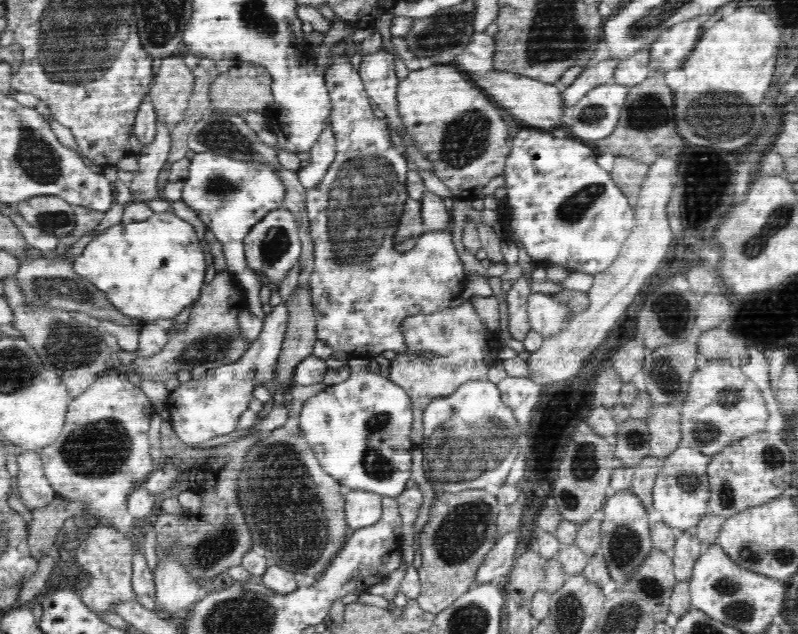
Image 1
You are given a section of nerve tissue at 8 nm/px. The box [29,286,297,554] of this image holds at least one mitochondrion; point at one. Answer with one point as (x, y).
(100, 448)

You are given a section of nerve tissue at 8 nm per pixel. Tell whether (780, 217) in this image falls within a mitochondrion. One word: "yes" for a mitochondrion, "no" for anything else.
yes

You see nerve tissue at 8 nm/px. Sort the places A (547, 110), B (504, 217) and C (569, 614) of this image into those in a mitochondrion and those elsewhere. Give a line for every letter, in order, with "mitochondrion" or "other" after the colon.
A: other
B: other
C: mitochondrion

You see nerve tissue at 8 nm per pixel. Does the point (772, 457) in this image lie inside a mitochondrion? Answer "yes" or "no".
yes

